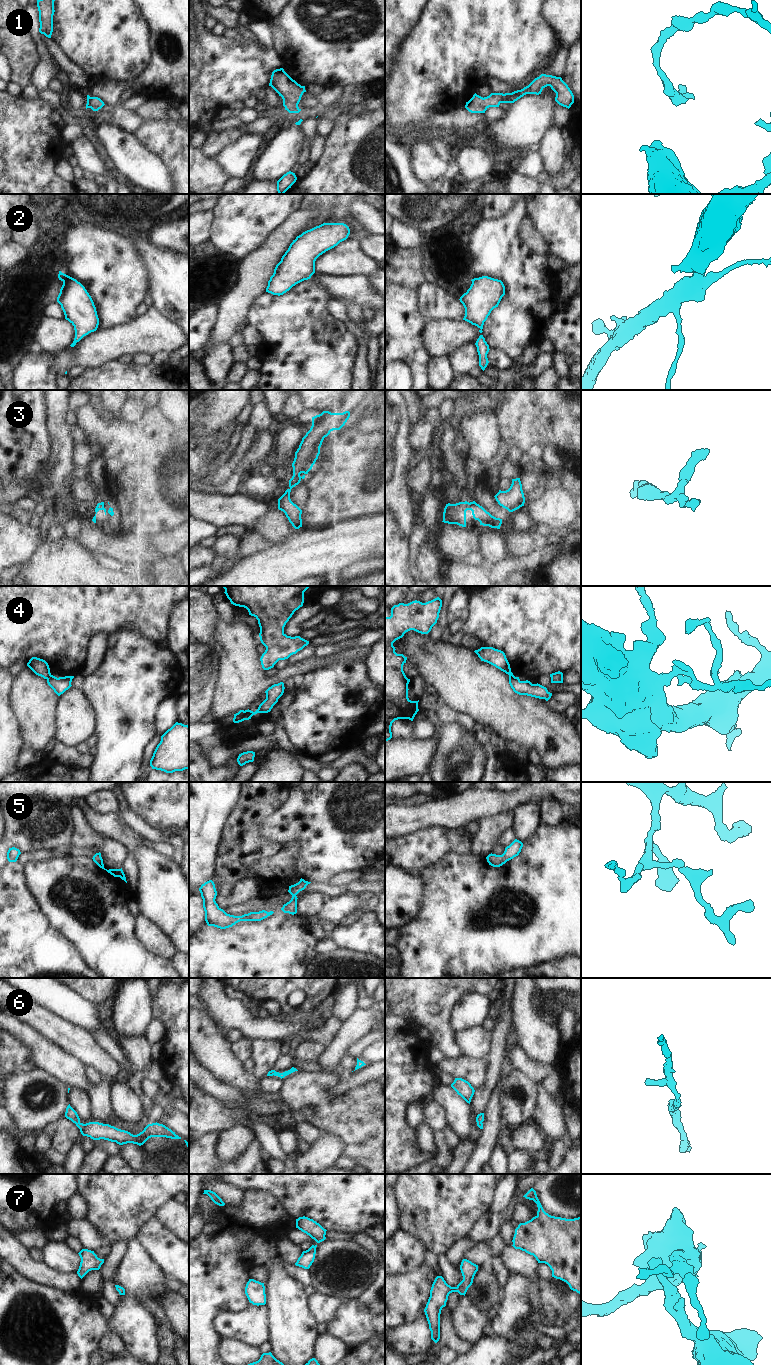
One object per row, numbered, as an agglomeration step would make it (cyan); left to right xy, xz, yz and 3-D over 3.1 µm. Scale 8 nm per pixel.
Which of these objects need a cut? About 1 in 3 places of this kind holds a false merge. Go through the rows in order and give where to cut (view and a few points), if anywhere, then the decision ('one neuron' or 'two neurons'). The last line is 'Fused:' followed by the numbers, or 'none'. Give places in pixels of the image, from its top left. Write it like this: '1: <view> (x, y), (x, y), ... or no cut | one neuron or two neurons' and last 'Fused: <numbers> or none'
1: no cut | one neuron
2: no cut | one neuron
3: no cut | one neuron
4: yz (513, 675), (509, 677) | two neurons
5: no cut | one neuron
6: no cut | one neuron
7: no cut | one neuron
Fused: 4

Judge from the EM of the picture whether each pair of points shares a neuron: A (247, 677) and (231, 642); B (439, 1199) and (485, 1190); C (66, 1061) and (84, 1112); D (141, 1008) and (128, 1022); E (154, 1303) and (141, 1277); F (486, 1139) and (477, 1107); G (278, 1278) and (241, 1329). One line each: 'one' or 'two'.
A: one
B: one
C: two
D: one
E: one
F: two
G: two

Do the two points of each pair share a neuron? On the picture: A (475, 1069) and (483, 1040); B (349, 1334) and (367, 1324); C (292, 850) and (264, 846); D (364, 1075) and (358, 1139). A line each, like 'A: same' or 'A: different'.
A: different
B: same
C: different
D: different

